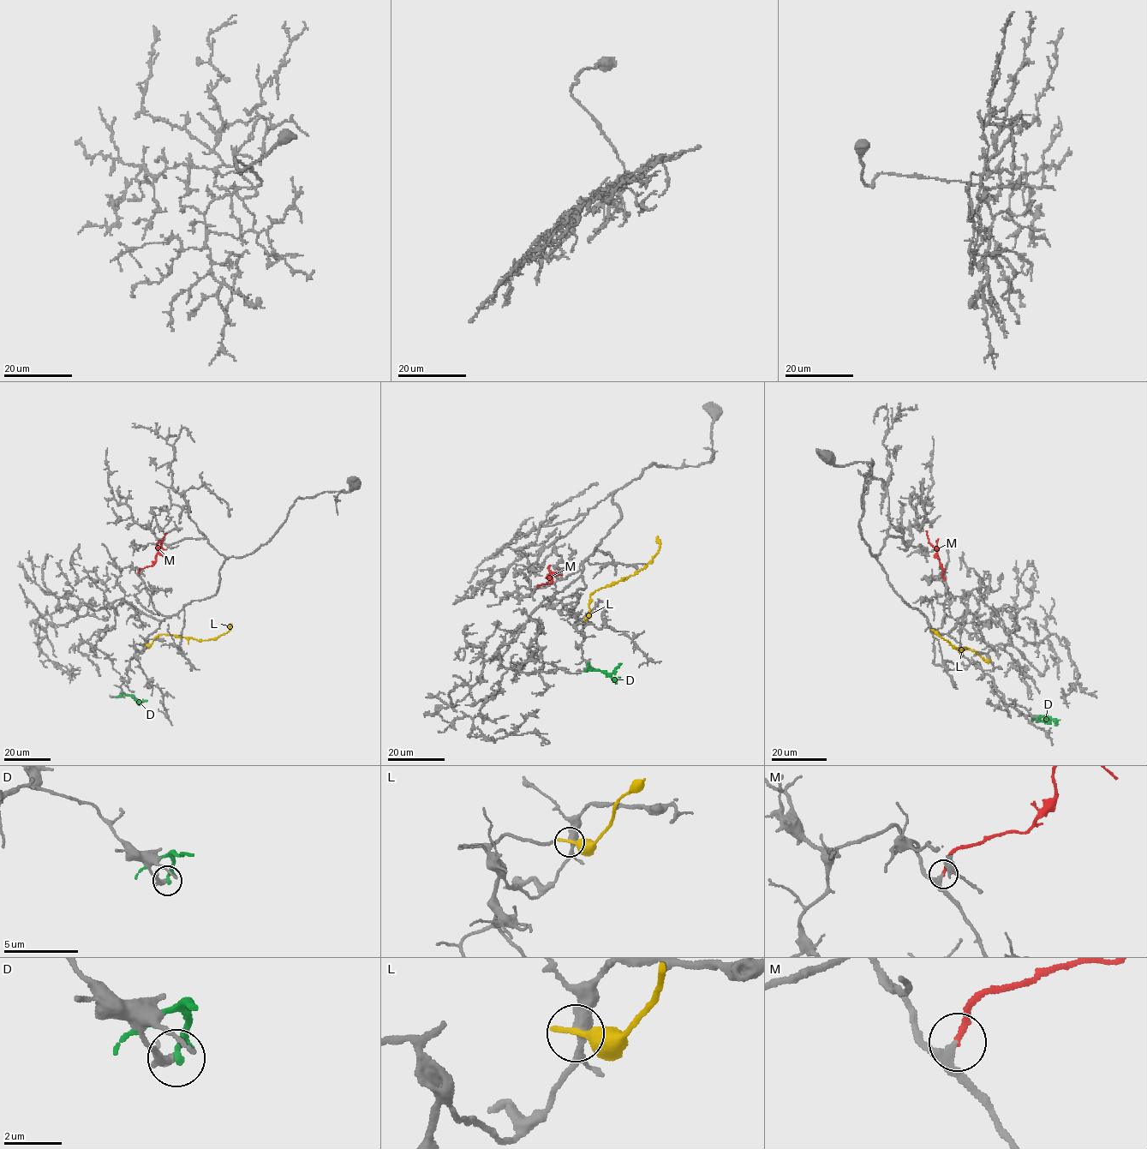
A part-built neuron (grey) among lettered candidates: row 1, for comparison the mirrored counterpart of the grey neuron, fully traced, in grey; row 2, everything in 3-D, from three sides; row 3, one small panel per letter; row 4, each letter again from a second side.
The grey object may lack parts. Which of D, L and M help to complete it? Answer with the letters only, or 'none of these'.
M

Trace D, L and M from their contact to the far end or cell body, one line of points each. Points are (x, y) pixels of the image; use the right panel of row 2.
D: (1038, 721), (1041, 715), (1048, 717), (1046, 721), (1042, 720)
L: (988, 661), (967, 648), (961, 650), (952, 647), (931, 629)
M: (945, 580), (937, 550), (928, 542), (926, 531)

